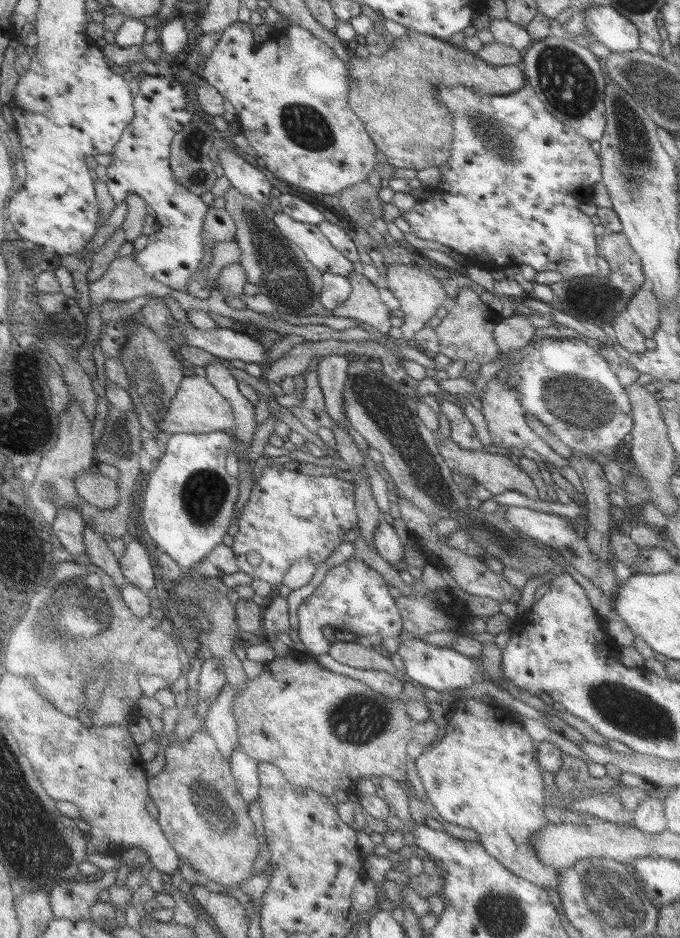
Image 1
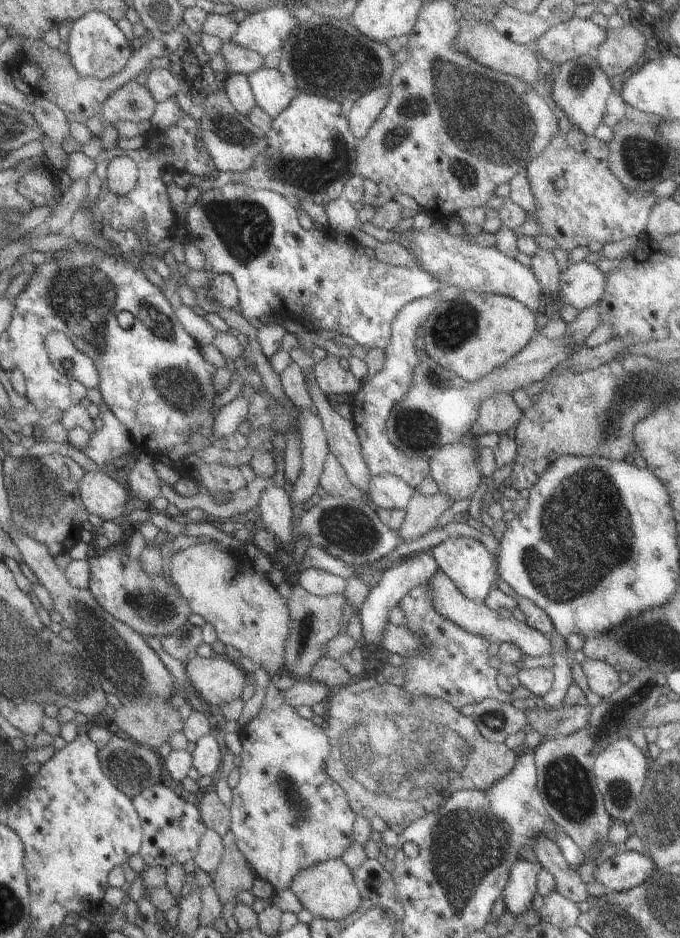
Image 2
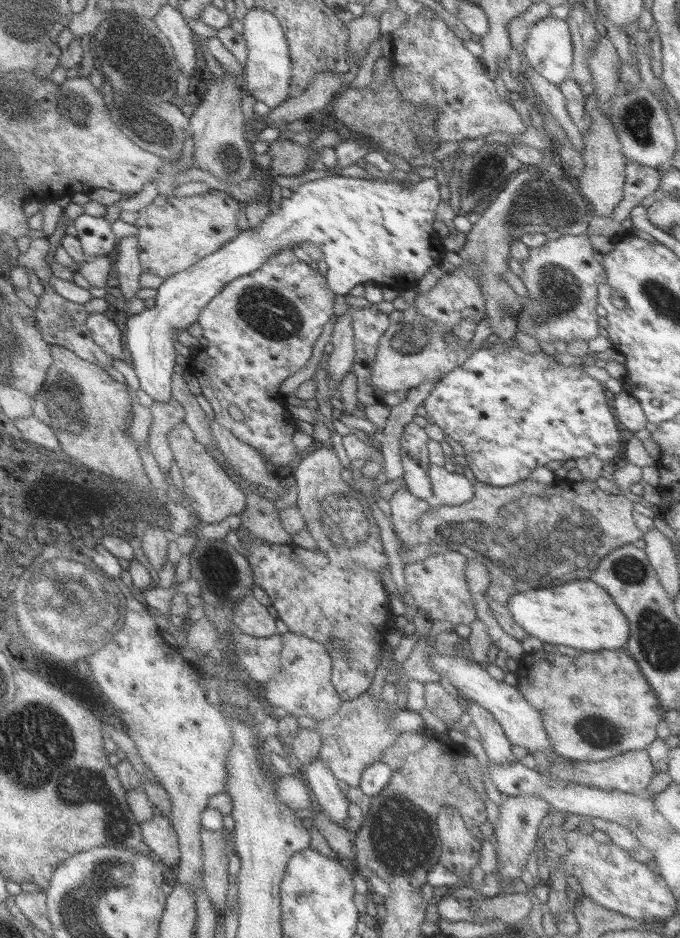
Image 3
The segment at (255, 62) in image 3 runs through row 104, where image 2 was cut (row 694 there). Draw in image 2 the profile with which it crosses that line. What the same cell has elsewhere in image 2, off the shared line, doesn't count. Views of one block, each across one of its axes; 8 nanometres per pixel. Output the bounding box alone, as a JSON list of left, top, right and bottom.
[229,681,356,888]

